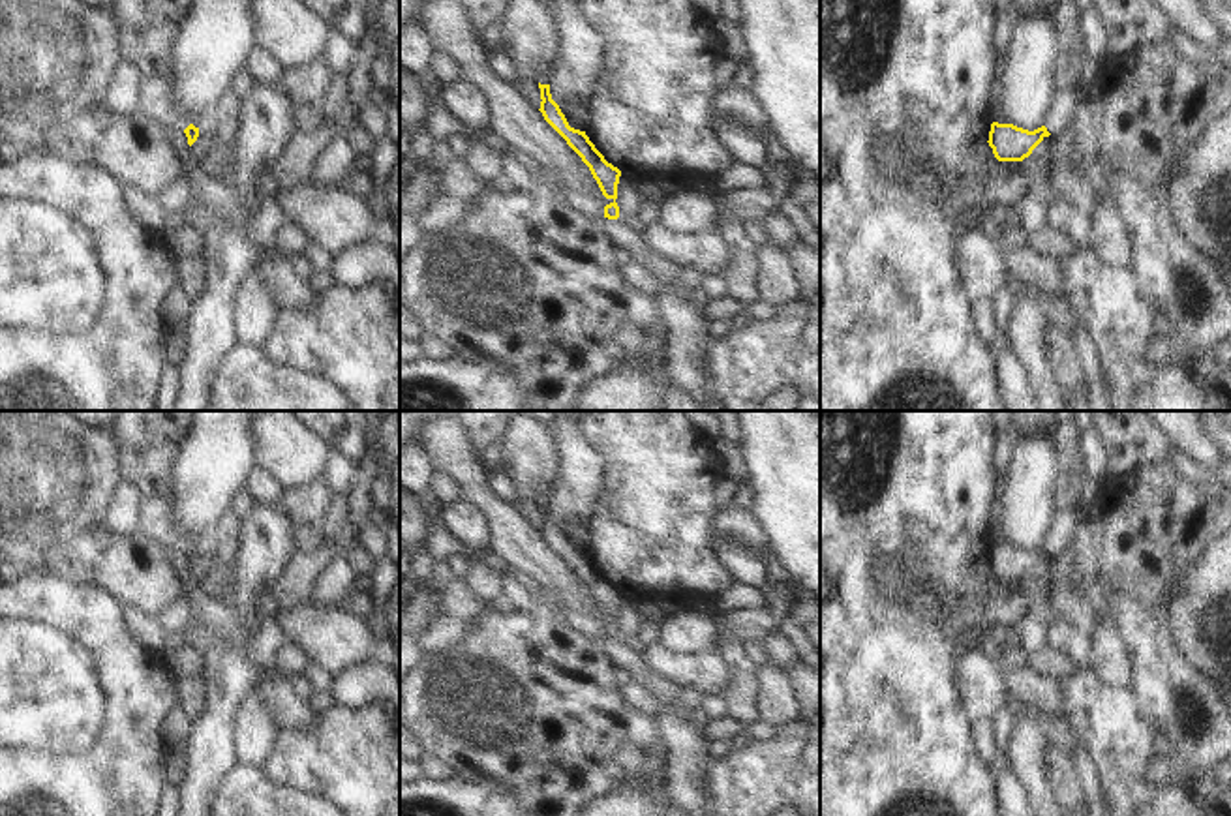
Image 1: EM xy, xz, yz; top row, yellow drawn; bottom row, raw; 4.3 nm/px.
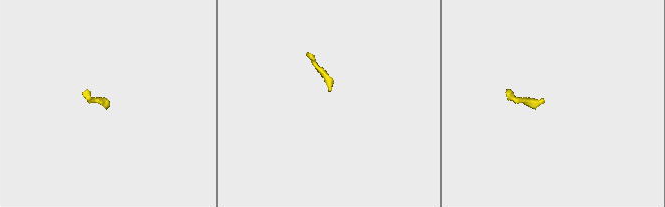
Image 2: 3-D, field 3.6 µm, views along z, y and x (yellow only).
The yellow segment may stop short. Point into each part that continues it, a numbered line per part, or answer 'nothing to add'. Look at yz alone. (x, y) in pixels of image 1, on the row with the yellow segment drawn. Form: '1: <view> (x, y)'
nothing to add

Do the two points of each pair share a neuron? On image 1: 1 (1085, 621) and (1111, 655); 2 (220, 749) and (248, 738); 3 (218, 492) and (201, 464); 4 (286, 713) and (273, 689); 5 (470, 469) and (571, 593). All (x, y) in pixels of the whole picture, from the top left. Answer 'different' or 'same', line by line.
1: different
2: different
3: same
4: same
5: same

